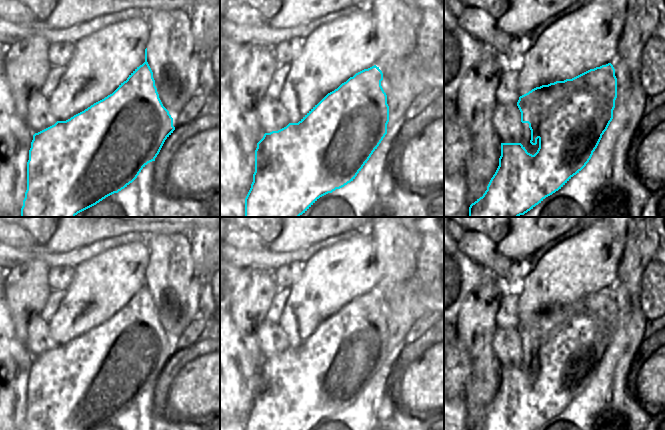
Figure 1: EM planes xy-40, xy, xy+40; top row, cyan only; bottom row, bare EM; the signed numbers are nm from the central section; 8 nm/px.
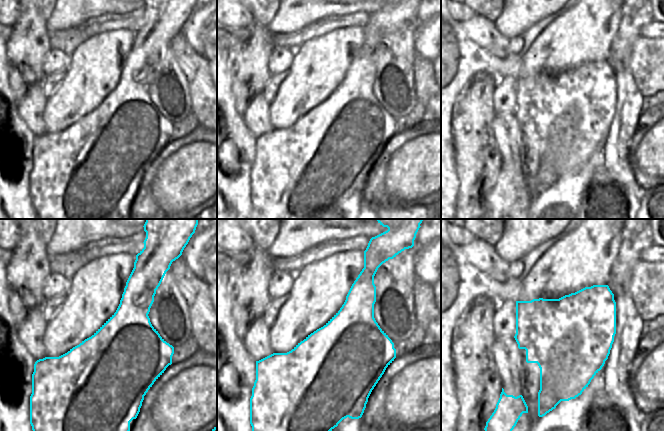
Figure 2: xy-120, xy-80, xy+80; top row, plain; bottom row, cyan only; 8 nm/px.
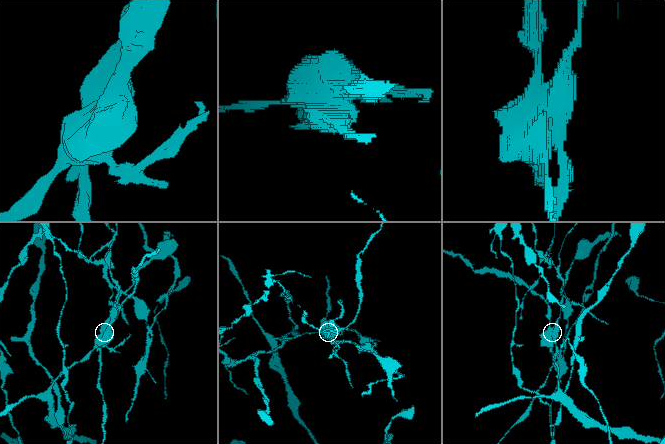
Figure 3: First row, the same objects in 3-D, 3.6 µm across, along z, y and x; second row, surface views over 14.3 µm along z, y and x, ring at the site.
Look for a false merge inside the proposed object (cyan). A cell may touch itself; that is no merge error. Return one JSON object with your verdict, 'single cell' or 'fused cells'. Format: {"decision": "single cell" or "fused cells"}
{"decision": "fused cells"}

